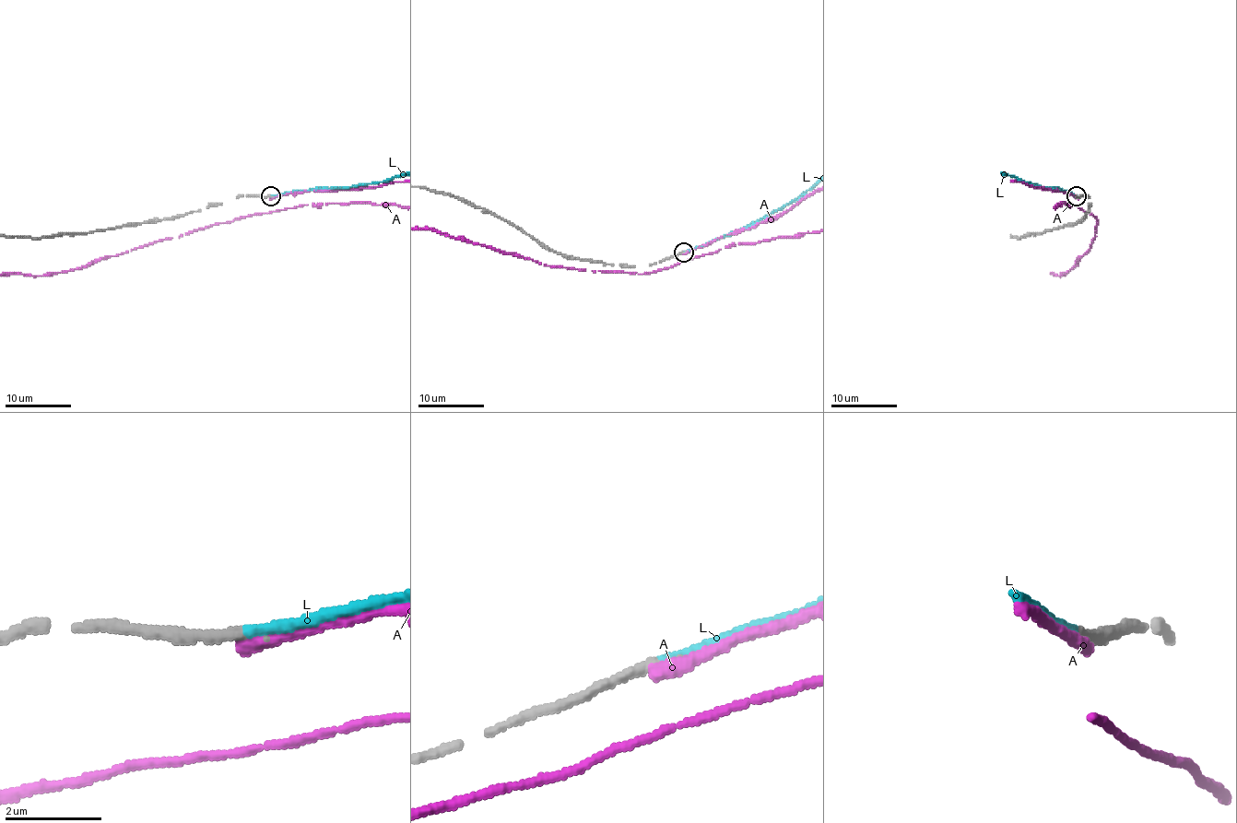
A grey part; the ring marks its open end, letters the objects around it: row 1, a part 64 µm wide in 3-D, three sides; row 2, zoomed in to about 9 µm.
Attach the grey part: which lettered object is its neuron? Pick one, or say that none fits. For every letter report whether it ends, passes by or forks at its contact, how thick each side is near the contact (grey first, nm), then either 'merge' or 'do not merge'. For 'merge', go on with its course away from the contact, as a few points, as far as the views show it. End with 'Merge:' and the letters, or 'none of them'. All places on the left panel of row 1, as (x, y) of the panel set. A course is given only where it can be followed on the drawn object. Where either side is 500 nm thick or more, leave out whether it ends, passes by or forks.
A: it ends there; 240 nm thick on the grey side, 320 nm on the other; do not merge
L: it ends there; 240 nm thick on the grey side, 200 nm on the other; merge
Merge: L

